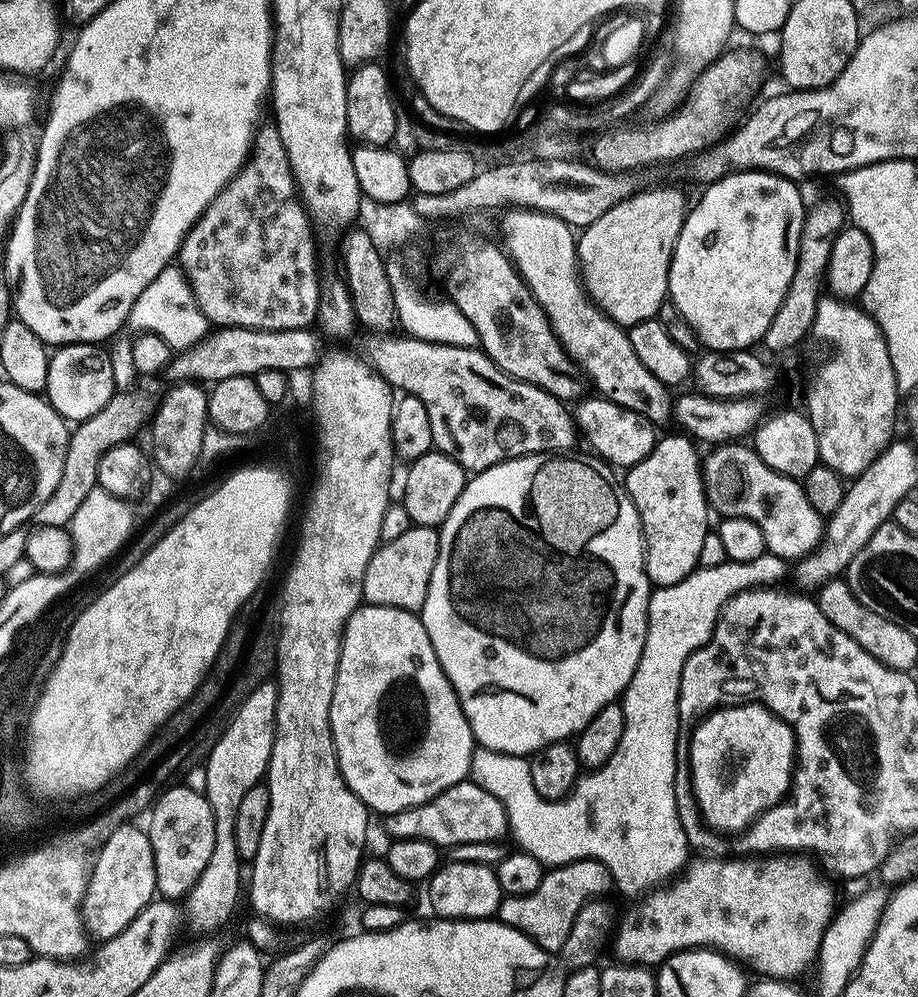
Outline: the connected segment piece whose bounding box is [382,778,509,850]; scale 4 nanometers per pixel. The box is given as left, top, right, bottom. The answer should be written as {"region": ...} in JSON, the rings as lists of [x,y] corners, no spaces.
{"region":[[[468,778],[442,790],[442,794],[427,800],[425,804],[395,812],[392,816],[384,816],[382,822],[389,837],[397,840],[429,840],[444,850],[455,844],[492,844],[509,835],[508,819],[506,810],[502,810],[502,802],[498,802],[494,794],[482,790],[482,786],[472,783]]]}

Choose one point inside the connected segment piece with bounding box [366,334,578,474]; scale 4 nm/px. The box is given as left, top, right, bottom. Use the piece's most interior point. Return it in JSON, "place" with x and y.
{"place":[479,415]}

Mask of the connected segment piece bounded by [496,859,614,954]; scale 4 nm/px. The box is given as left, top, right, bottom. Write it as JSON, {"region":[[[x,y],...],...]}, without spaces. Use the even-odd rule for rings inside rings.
{"region":[[[575,860],[569,864],[558,864],[545,871],[542,882],[538,882],[538,890],[521,896],[505,895],[500,901],[496,916],[506,926],[526,934],[542,950],[559,954],[582,906],[589,900],[603,897],[604,891],[611,889],[613,884],[610,870],[597,860]]]}

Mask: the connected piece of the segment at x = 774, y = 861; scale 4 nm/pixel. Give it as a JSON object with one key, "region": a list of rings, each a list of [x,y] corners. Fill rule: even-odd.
{"region":[[[752,854],[744,858],[748,860],[689,859],[675,879],[651,889],[643,899],[636,902],[641,904],[634,905],[625,916],[623,914],[619,917],[614,932],[615,959],[621,964],[659,966],[675,952],[710,948],[745,969],[753,968],[757,977],[795,981],[795,976],[802,975],[808,967],[811,969],[817,963],[828,923],[838,911],[834,893],[816,892],[815,866],[808,860],[800,864],[798,857],[796,854],[788,854],[783,857],[784,861],[780,861],[780,858]]]}

